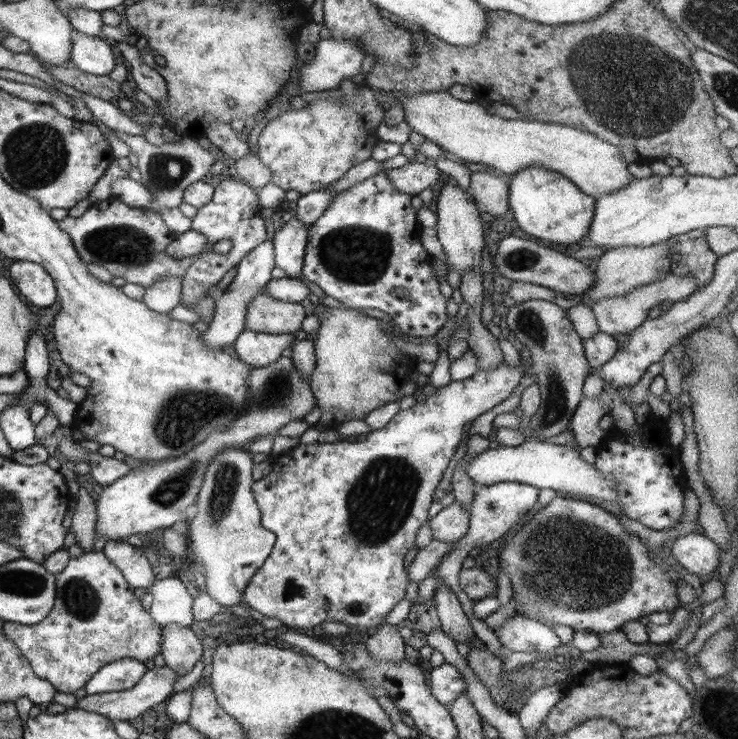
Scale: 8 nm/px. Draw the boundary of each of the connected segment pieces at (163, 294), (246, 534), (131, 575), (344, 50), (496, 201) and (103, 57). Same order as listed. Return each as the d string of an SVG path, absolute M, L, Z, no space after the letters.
M168 276L145 288L143 301L150 310L167 315L181 303L182 278Z
M226 448L222 453L216 453L212 462L208 462L204 484L197 496L195 516L189 521L188 549L193 558L193 568L206 568L207 585L205 590L218 604L229 610L237 610L237 604L242 602L243 592L249 578L264 564L271 554L277 537L268 531L261 523L261 512L254 498L252 477L254 468L251 454L240 448Z
M108 541L103 549L104 556L118 570L122 571L126 582L133 588L150 590L155 577L142 549L131 546L127 541Z
M320 39L316 46L314 61L298 72L305 92L339 89L342 80L360 74L366 55L354 41Z
M472 172L468 194L484 212L494 216L509 209L509 184L498 179L497 173Z
M80 31L71 34L70 65L98 77L107 76L115 68L114 52L103 36L90 36Z

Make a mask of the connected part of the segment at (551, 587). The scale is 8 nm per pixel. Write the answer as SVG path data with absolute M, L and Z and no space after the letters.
M557 496L546 507L540 509L534 515L534 518L524 525L516 536L500 550L499 567L510 577L513 586L513 597L520 602L520 611L517 614L536 619L549 627L552 627L551 624L563 624L564 626L570 626L574 631L588 631L598 634L599 632L612 633L614 630L619 630L625 622L638 620L646 615L650 616L653 612L672 612L678 609L681 606L681 601L676 595L677 585L665 575L662 567L650 560L648 547L644 541L641 541L638 536L634 536L629 532L622 532L622 536L612 536L612 534L606 533L606 526L612 524L612 522L620 528L616 516L602 509L602 507L587 501Z

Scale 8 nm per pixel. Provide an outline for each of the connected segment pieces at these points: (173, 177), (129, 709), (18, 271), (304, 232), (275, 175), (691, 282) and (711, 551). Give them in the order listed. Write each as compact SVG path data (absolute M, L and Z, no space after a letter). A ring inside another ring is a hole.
M115 130L115 136L124 141L138 157L138 170L141 174L141 183L150 190L152 203L148 209L161 216L166 208L176 208L184 200L184 191L190 184L202 180L210 170L216 159L198 144L198 136L182 136L181 143L164 143L161 146L151 145L146 141L144 134L132 136Z
M164 665L163 668L154 667L145 672L144 676L142 676L142 680L140 680L136 686L132 686L132 688L125 691L106 692L78 698L73 708L81 708L88 712L95 712L100 716L109 718L112 722L114 720L130 722L130 720L134 720L134 718L138 718L138 716L143 716L148 710L152 710L152 706L164 702L170 694L174 694L174 684L176 684L177 680L178 674L166 665Z
M28 260L14 261L9 270L11 281L28 302L40 308L51 307L56 302L55 282L39 264Z
M292 217L274 233L274 263L290 278L297 278L303 269L303 258L309 239L309 228L300 219Z
M364 82L356 89L358 95L348 97L344 93L344 103L312 102L310 106L302 106L287 110L274 120L266 124L258 139L259 159L270 169L271 183L278 185L282 190L297 190L300 195L327 188L335 180L342 178L352 166L356 166L364 160L371 158L371 152L375 144L380 141L376 135L376 129L382 122L387 110L387 99L391 97L378 88L371 88Z
M668 274L662 278L662 280L635 288L632 292L629 292L624 296L605 298L604 300L588 304L588 306L590 306L592 312L596 315L600 331L612 336L614 334L628 335L648 318L648 311L654 306L660 304L662 301L676 303L678 301L686 300L687 297L692 296L692 293L698 289L699 286L694 277Z
M694 532L678 537L671 554L688 572L703 579L713 575L720 562L719 546L705 535Z

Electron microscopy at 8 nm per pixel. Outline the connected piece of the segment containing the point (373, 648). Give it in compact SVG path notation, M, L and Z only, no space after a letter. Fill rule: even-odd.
M383 622L377 631L368 637L366 646L375 661L404 660L404 639L397 625Z

